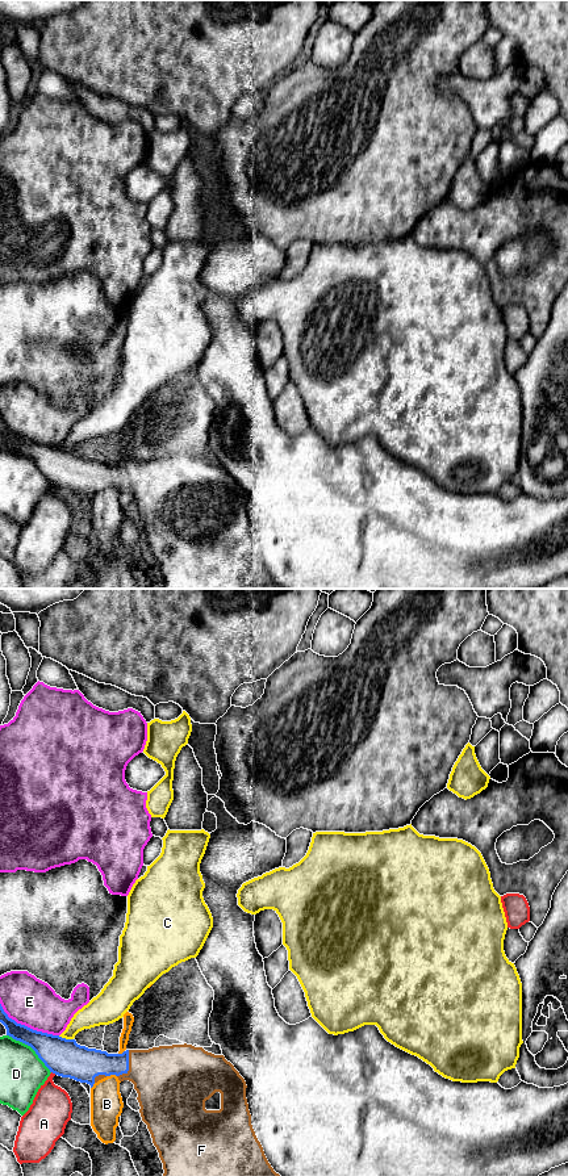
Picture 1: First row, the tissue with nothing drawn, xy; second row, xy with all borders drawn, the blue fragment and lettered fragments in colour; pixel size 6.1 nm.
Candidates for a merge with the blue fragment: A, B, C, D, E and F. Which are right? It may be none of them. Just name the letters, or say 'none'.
F

